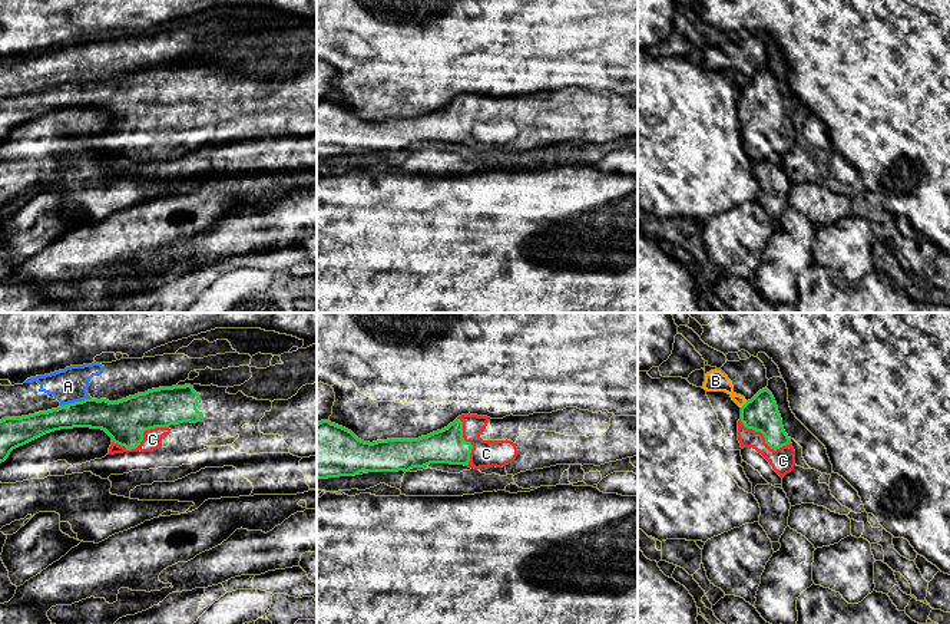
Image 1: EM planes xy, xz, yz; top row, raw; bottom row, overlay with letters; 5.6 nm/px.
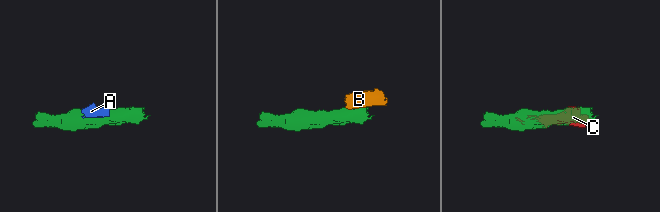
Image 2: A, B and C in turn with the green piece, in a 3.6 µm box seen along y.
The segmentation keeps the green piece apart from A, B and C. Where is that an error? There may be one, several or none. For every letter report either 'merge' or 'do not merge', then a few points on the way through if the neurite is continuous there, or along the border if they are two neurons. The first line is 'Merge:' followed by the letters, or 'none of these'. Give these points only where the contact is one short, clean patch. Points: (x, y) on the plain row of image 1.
Merge: C
A: do not merge; border along xy (90, 76), (60, 85)
B: do not merge; border along yz (747, 81), (741, 86)
C: merge

